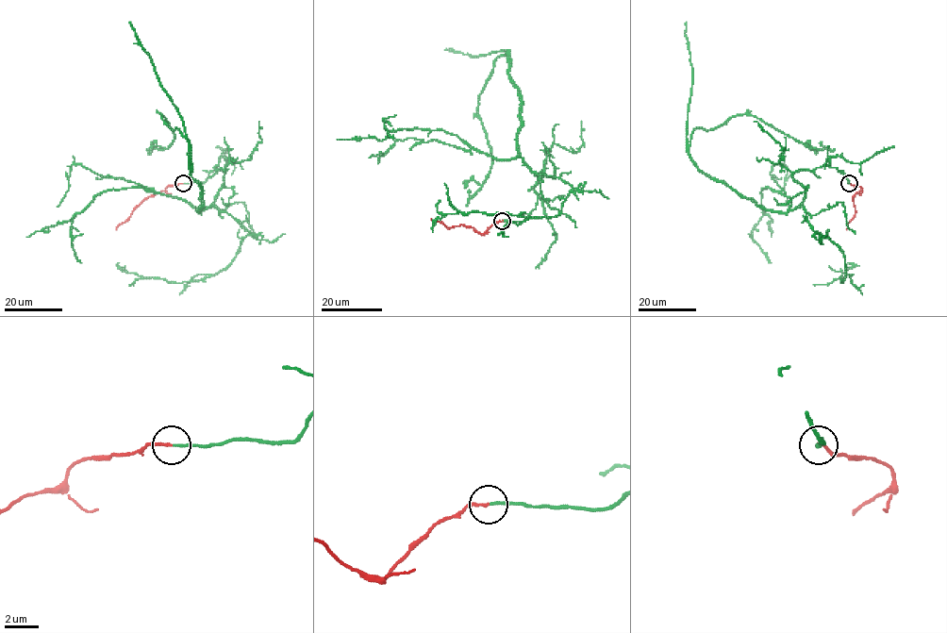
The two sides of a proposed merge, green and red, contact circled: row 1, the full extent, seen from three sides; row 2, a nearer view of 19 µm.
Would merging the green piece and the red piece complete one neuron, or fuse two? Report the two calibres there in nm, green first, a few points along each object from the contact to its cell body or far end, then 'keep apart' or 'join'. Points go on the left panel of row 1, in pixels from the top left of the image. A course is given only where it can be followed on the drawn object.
140 nm thick on the green side, 170 nm on the other; green runs (184, 183), (224, 172), (199, 211), (190, 141), (160, 113), (174, 139), (150, 154); red runs (184, 183), (168, 185), (146, 197), (116, 229); join

